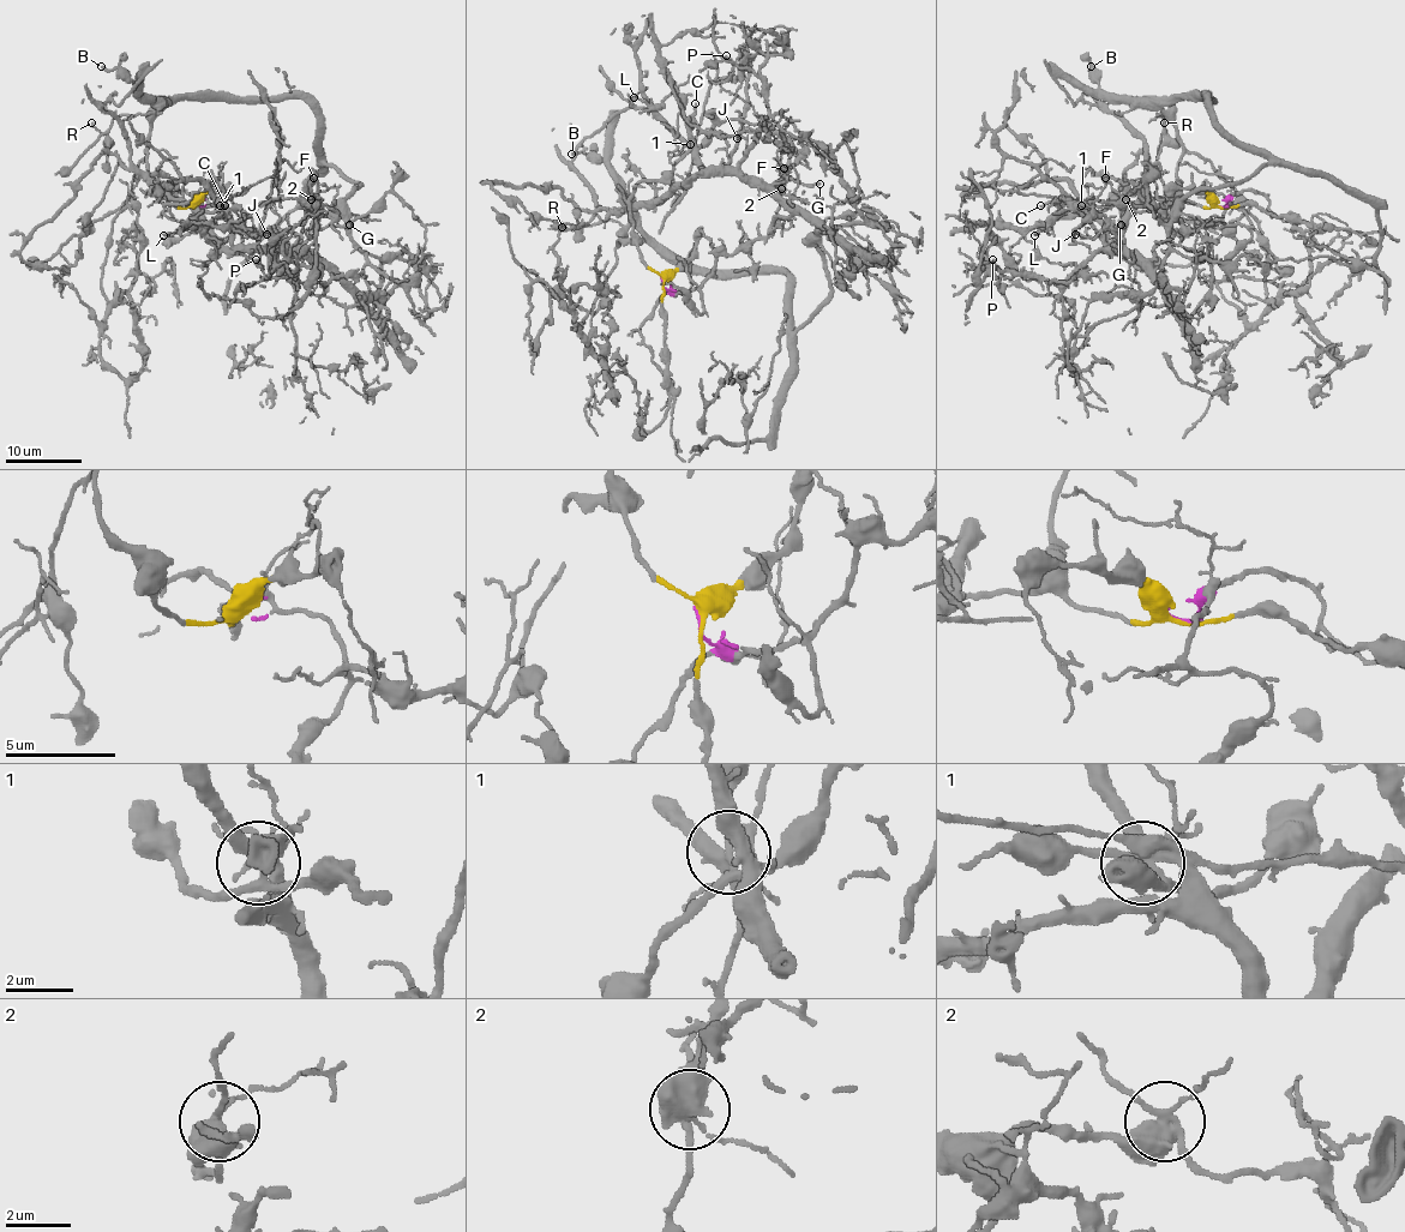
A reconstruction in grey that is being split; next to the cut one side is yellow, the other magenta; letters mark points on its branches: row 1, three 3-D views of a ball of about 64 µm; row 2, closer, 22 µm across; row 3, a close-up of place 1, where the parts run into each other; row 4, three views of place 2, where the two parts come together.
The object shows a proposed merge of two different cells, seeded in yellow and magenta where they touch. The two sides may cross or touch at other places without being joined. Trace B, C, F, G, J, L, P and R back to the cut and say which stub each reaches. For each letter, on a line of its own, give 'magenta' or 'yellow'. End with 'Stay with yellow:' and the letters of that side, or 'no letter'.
B: yellow
C: yellow
F: magenta
G: magenta
J: magenta
L: magenta
P: magenta
R: yellow
Stay with yellow: B, C, R

